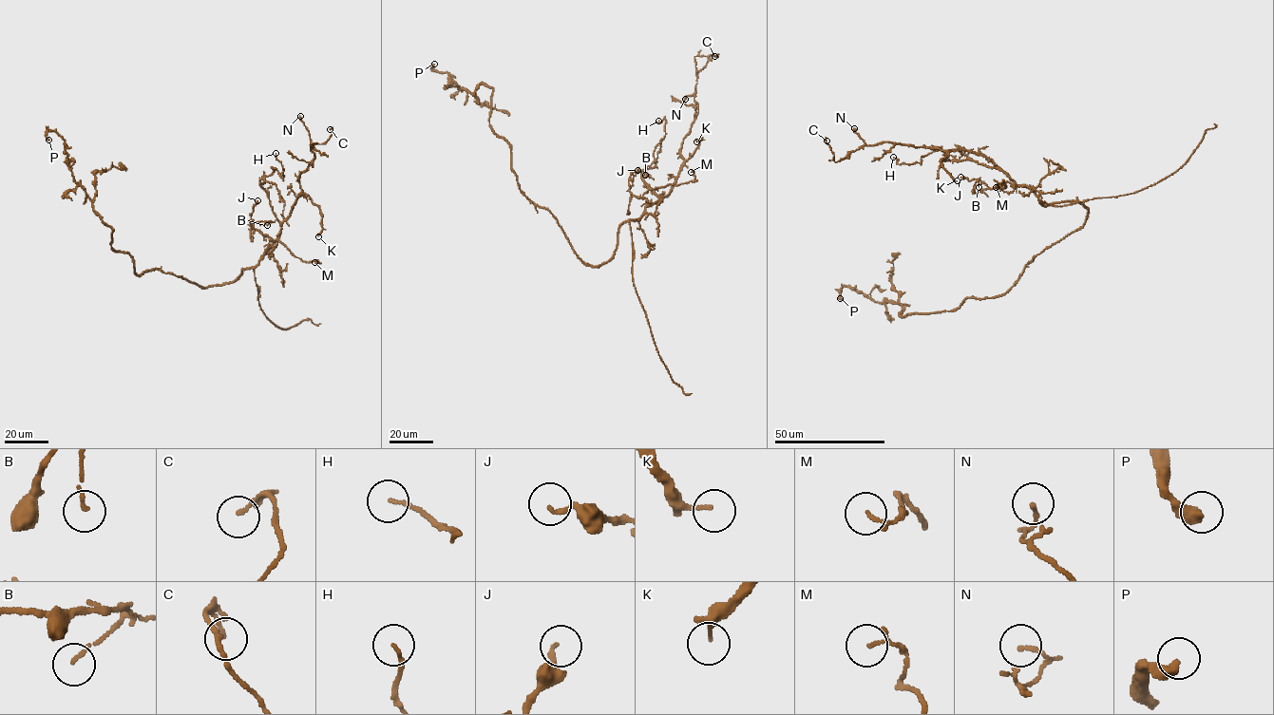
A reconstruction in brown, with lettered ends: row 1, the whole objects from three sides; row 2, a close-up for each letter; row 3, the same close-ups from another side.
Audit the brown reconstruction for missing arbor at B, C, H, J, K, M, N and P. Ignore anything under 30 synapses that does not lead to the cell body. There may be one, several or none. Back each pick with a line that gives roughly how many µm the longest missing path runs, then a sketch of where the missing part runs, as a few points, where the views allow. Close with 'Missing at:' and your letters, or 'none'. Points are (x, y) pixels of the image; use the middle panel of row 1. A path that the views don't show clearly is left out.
Missing at: none

